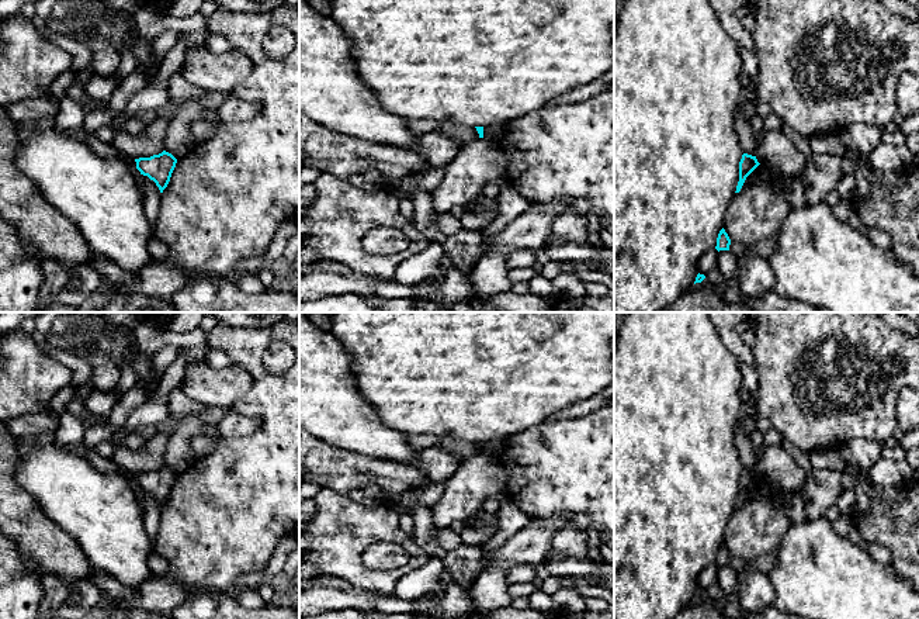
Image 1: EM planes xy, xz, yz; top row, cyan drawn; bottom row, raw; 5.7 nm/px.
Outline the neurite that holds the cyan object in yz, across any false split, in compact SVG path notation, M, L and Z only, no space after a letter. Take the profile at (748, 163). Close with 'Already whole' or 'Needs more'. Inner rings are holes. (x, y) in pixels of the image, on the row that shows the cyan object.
M743 153L742 159L739 162L739 181L736 186L736 191L739 193L746 177L759 166L760 163L757 162L756 156Z. Already whole

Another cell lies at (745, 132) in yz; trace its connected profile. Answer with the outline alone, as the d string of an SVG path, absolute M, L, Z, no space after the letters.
M741 73L739 80L742 84L742 91L735 113L734 129L739 138L742 152L756 156L757 143L755 141L755 129L750 127L750 122L739 114L739 106L748 100L750 91L749 79Z

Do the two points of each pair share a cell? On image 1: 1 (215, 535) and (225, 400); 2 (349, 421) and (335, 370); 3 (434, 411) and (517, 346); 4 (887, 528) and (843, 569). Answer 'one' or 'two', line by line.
1: two
2: one
3: one
4: two

